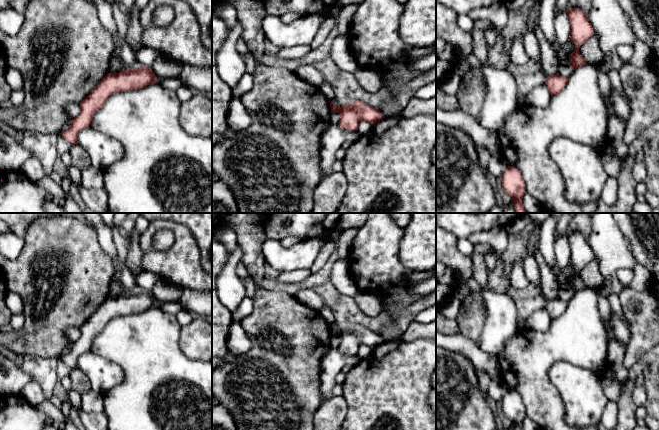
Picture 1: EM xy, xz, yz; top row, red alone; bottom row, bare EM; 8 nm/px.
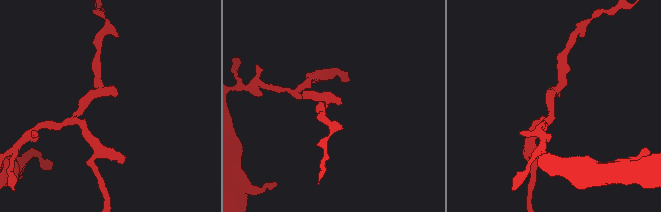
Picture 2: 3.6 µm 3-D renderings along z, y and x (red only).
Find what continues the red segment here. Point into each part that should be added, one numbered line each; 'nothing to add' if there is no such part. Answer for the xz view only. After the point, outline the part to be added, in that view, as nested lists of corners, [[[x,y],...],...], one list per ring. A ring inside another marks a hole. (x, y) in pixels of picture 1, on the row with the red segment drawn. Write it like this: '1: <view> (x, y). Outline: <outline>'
nothing to add

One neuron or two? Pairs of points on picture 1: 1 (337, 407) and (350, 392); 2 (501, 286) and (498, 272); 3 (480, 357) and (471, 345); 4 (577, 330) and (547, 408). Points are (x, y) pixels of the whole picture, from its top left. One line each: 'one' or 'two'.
1: two
2: one
3: one
4: one

